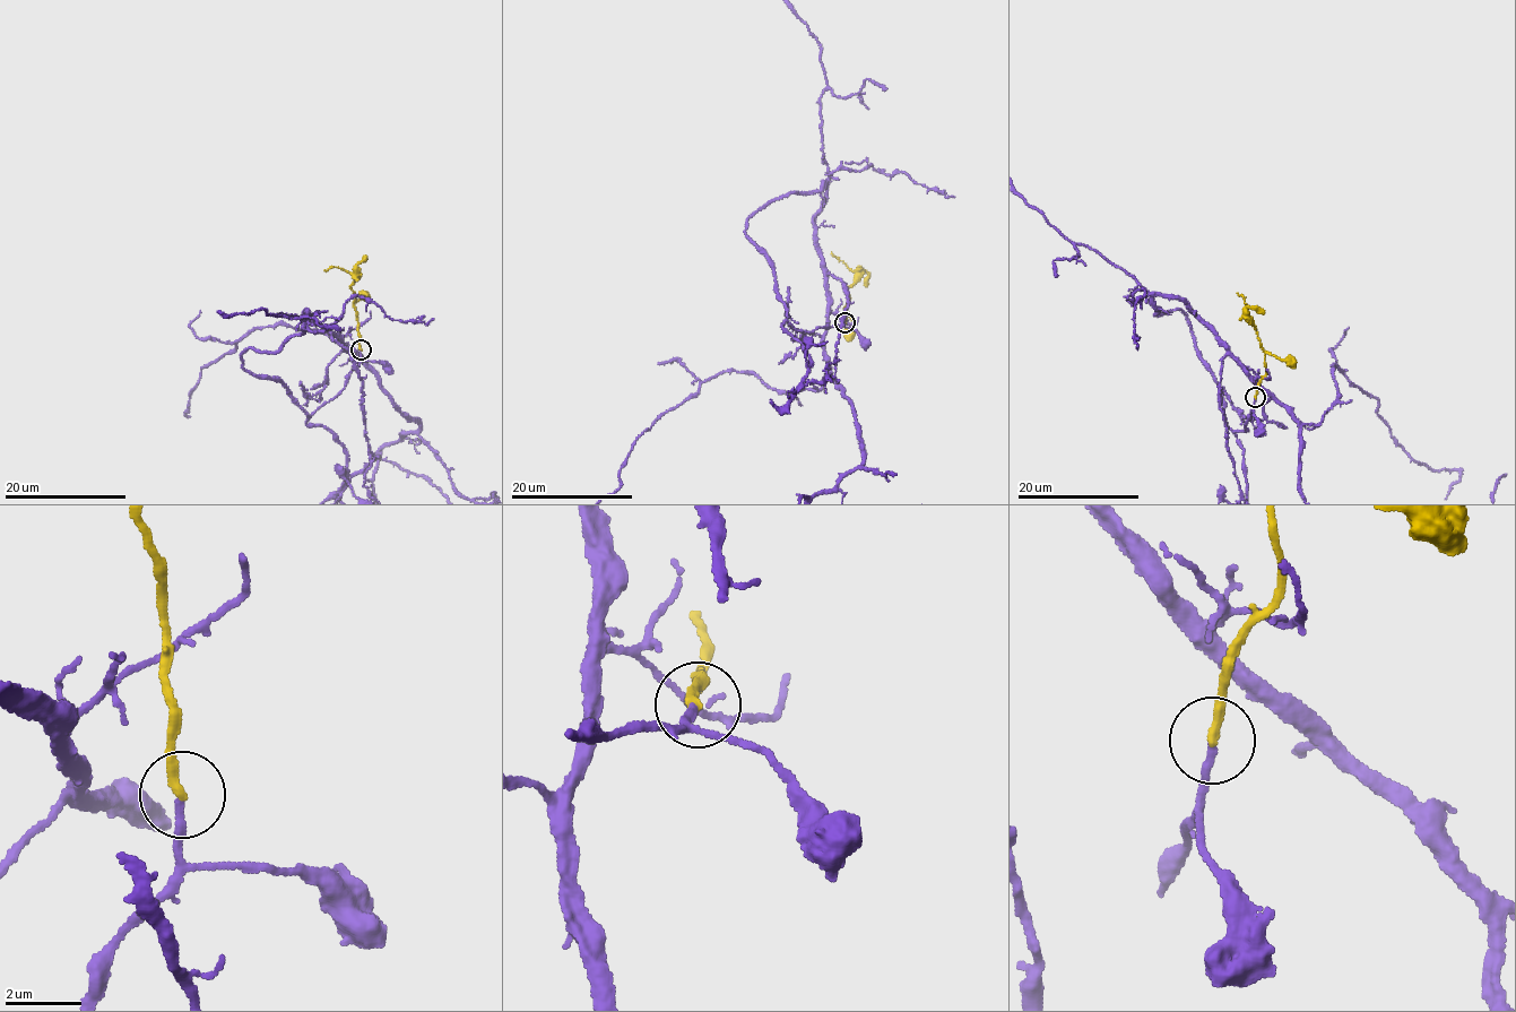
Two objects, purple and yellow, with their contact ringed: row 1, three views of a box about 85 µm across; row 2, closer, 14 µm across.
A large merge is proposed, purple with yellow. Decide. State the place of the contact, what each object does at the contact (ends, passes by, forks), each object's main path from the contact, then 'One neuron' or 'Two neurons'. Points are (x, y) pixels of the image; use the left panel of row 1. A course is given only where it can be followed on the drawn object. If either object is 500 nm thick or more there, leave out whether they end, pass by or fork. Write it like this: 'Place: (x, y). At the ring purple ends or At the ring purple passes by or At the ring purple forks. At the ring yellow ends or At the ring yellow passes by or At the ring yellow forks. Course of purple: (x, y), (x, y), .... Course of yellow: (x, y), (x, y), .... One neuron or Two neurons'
Place: (361, 349). At the ring purple ends. At the ring yellow ends. Course of yellow: (361, 348), (351, 284), (356, 266), (365, 259). One neuron

